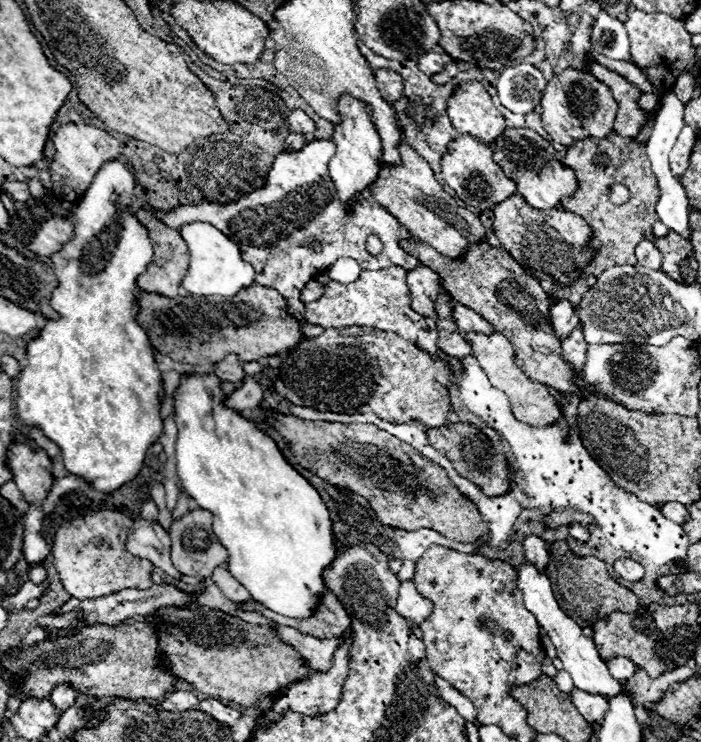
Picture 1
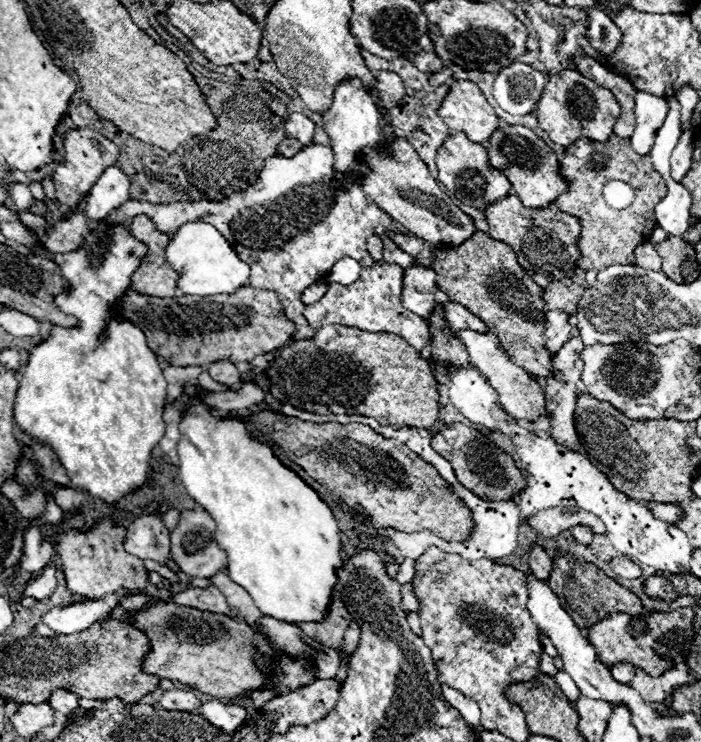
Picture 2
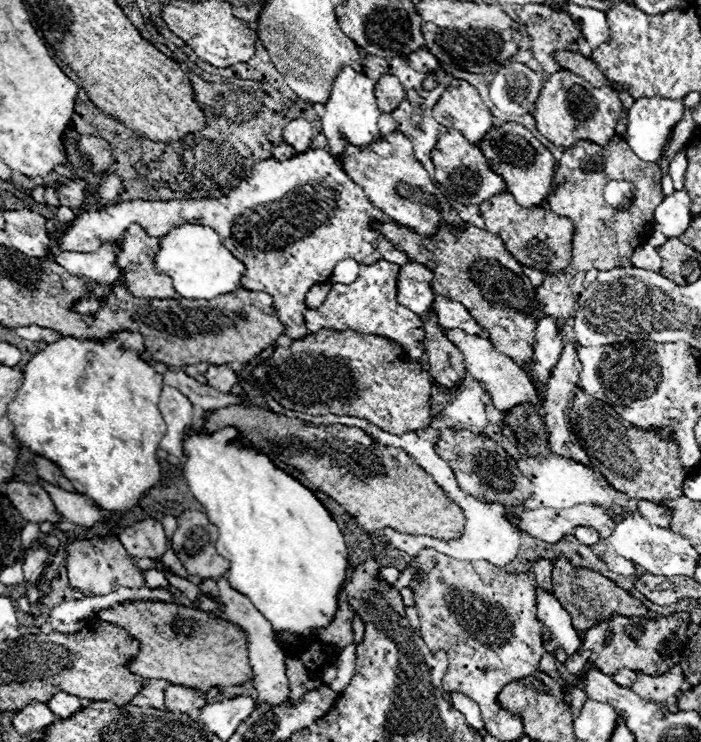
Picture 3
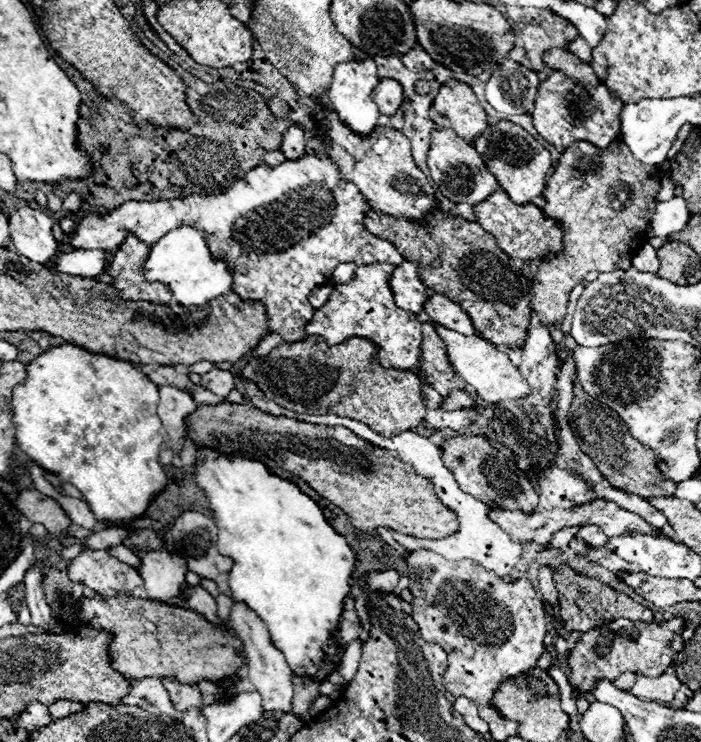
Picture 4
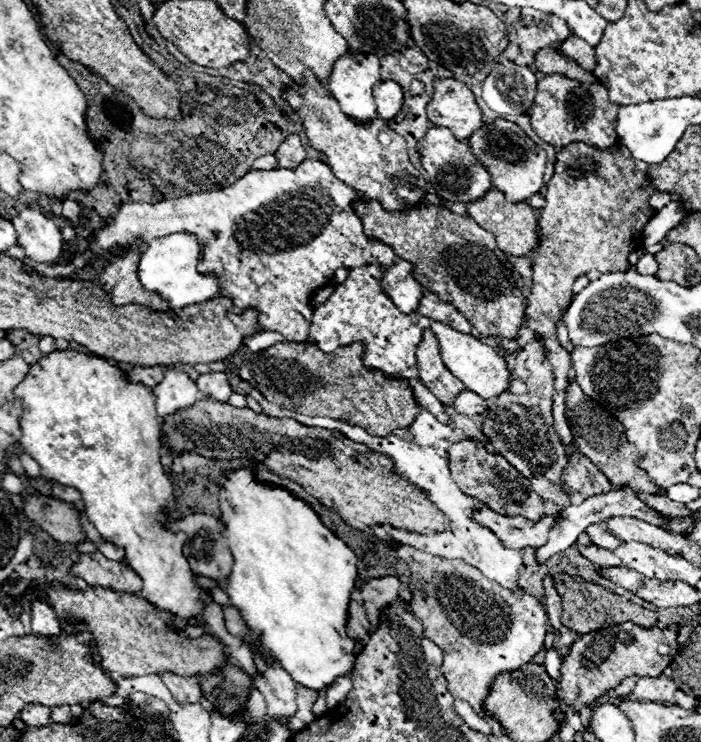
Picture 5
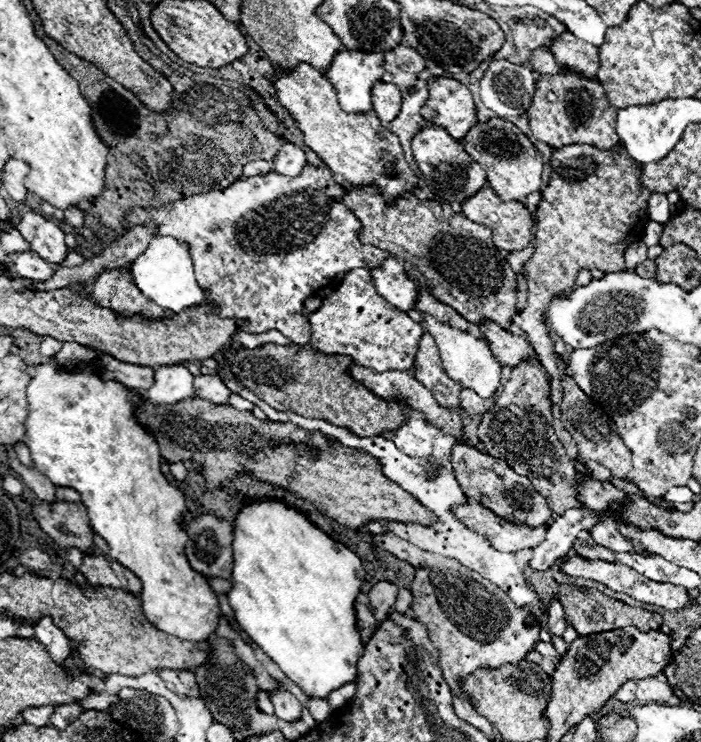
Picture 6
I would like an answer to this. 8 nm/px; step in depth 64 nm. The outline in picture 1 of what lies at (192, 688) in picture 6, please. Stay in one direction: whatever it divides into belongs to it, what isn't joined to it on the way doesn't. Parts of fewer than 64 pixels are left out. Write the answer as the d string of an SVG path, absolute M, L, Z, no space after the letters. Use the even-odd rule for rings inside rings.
M176 690L176 692L170 692L164 698L162 710L168 710L168 712L186 712L186 710L196 710L198 704L200 704L200 700L192 692Z

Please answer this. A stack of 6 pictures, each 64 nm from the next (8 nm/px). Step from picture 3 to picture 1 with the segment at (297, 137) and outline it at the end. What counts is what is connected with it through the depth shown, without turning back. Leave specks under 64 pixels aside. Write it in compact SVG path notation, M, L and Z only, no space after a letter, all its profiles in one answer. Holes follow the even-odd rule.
M300 108L290 112L288 124L290 124L290 132L302 132L306 136L312 136L312 132L316 128L316 122L304 110L300 110Z

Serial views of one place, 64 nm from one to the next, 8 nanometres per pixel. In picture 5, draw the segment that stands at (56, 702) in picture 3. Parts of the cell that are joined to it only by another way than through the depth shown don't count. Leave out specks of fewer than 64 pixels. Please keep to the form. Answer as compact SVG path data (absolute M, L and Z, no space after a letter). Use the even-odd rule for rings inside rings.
M60 704L60 706L50 708L50 718L52 718L52 722L66 724L72 718L78 718L82 712L84 712L84 708L80 704Z

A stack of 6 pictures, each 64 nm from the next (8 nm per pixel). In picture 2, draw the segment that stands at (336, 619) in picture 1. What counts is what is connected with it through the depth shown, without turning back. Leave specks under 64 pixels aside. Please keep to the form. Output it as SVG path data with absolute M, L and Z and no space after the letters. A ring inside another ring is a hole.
M334 592L330 606L328 606L328 612L324 614L322 622L302 622L302 624L294 624L294 626L300 628L306 636L314 638L316 642L340 650L344 632L350 626L350 622L352 622L350 612L346 610L344 602L340 600L340 594Z

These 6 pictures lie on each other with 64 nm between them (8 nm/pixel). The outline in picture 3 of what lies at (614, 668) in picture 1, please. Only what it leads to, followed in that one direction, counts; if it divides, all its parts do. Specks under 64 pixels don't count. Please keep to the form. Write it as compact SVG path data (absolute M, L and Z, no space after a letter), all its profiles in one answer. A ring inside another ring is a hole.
M622 668L614 674L614 682L622 684L622 686L628 686L628 688L630 688L630 684L634 684L634 680L636 680L636 672L630 670L630 668Z

